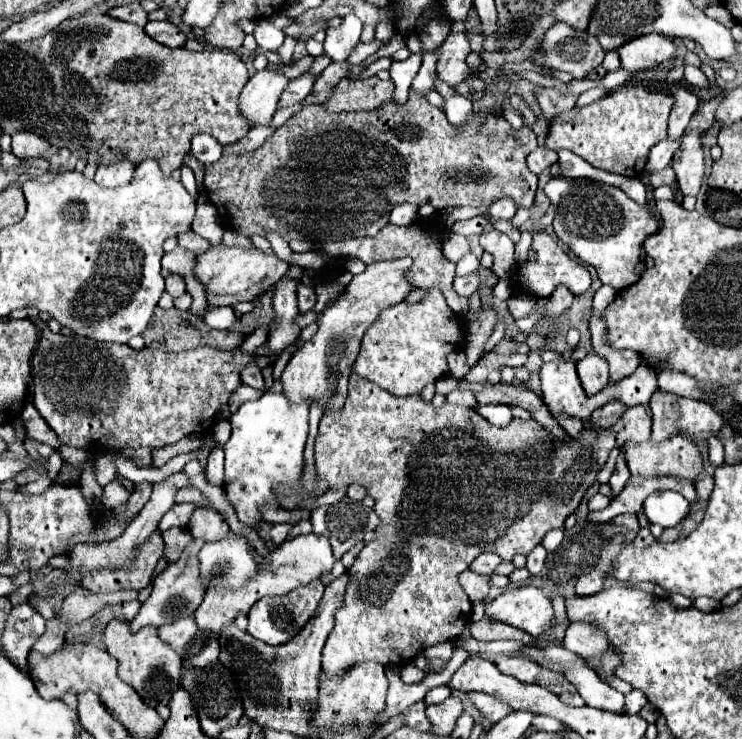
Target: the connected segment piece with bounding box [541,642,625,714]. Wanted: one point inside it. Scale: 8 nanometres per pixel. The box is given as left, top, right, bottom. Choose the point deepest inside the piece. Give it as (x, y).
(591, 688)

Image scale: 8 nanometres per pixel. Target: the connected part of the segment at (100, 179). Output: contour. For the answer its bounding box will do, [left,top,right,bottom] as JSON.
[95,160,133,188]

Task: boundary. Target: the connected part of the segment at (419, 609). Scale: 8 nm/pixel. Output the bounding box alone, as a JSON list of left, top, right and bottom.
[315,374,651,680]

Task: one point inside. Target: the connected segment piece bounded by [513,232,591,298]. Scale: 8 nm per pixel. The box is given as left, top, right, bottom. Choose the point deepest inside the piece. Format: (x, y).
(552, 266)

